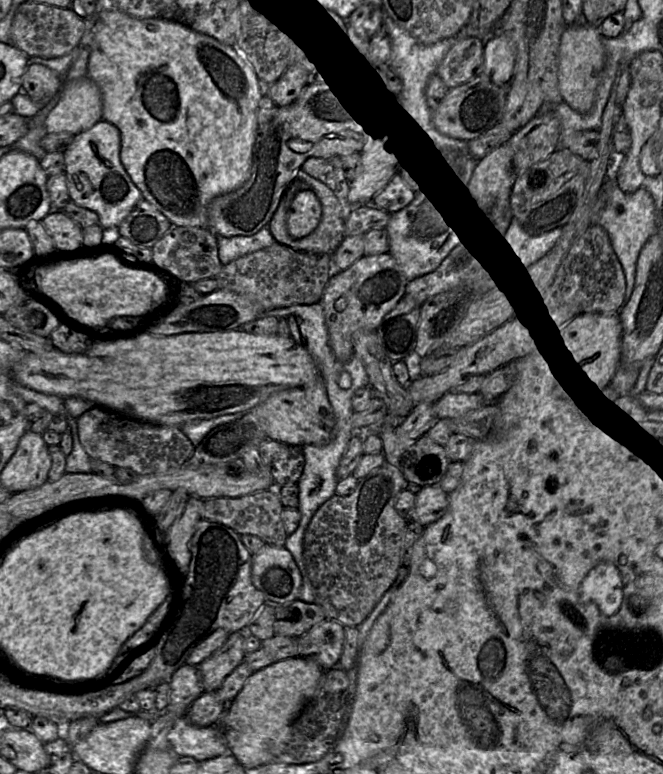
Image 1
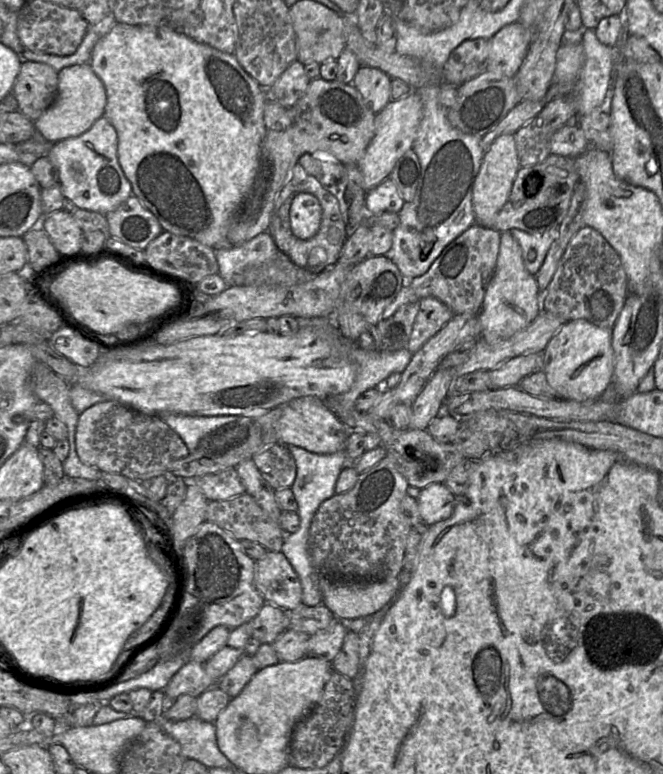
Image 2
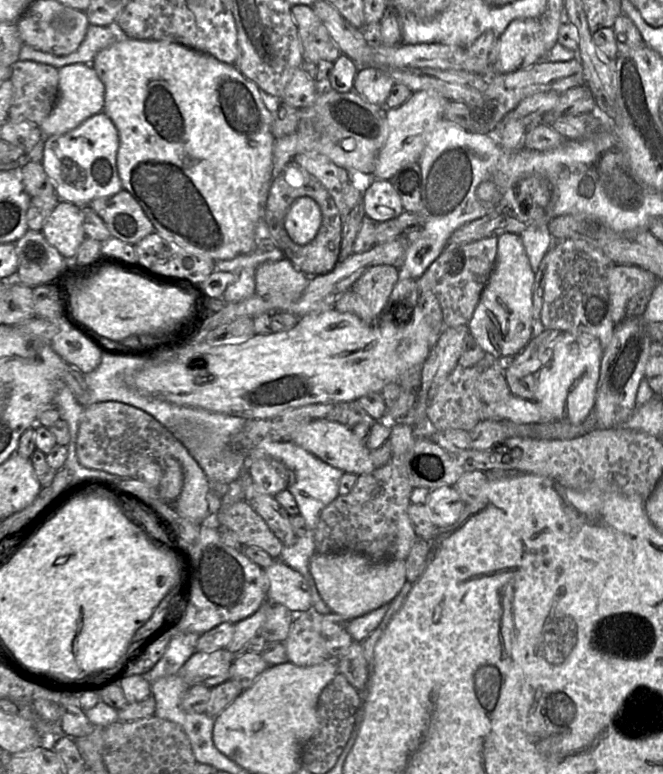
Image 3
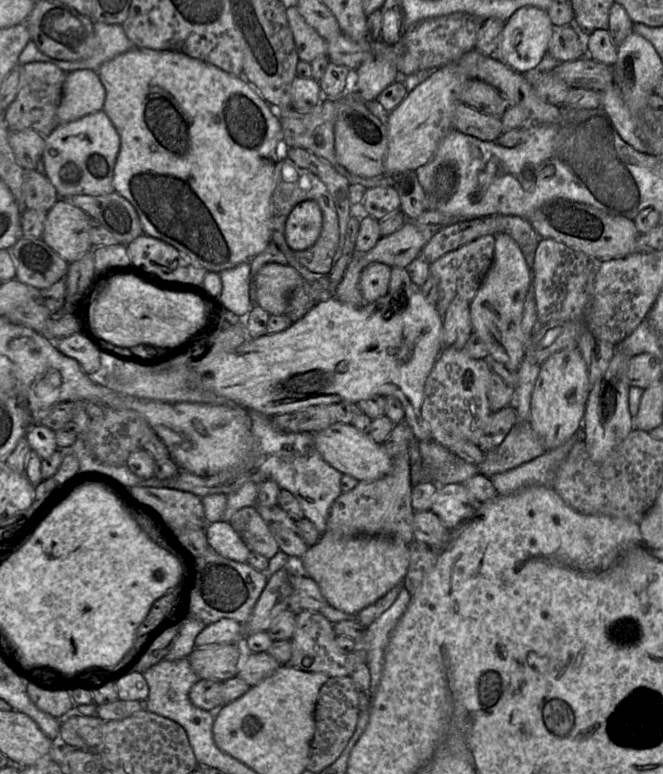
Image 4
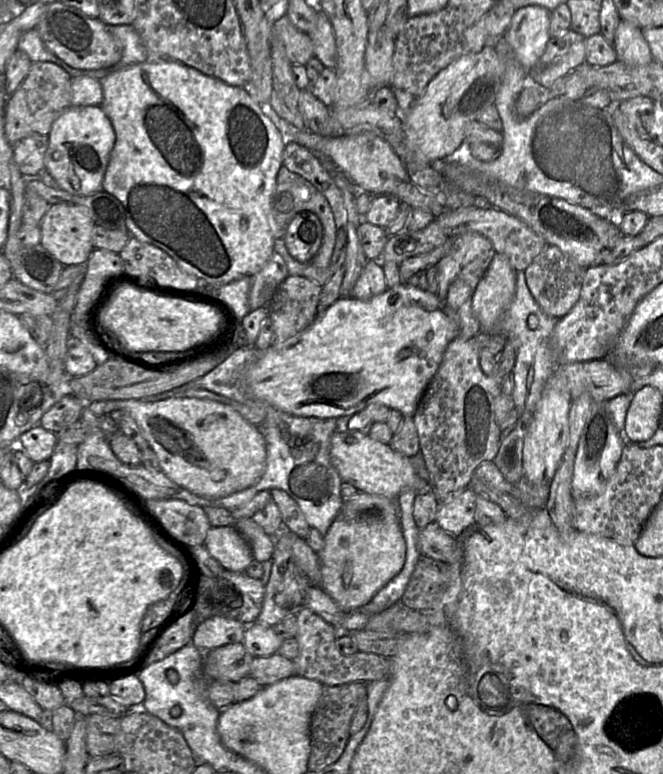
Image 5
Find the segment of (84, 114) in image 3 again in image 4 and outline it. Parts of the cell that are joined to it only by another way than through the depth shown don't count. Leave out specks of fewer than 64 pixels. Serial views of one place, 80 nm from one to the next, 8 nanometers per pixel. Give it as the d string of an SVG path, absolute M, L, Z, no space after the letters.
M81 69L66 73L63 96L57 110L58 124L101 111L104 100L105 89L97 72Z

